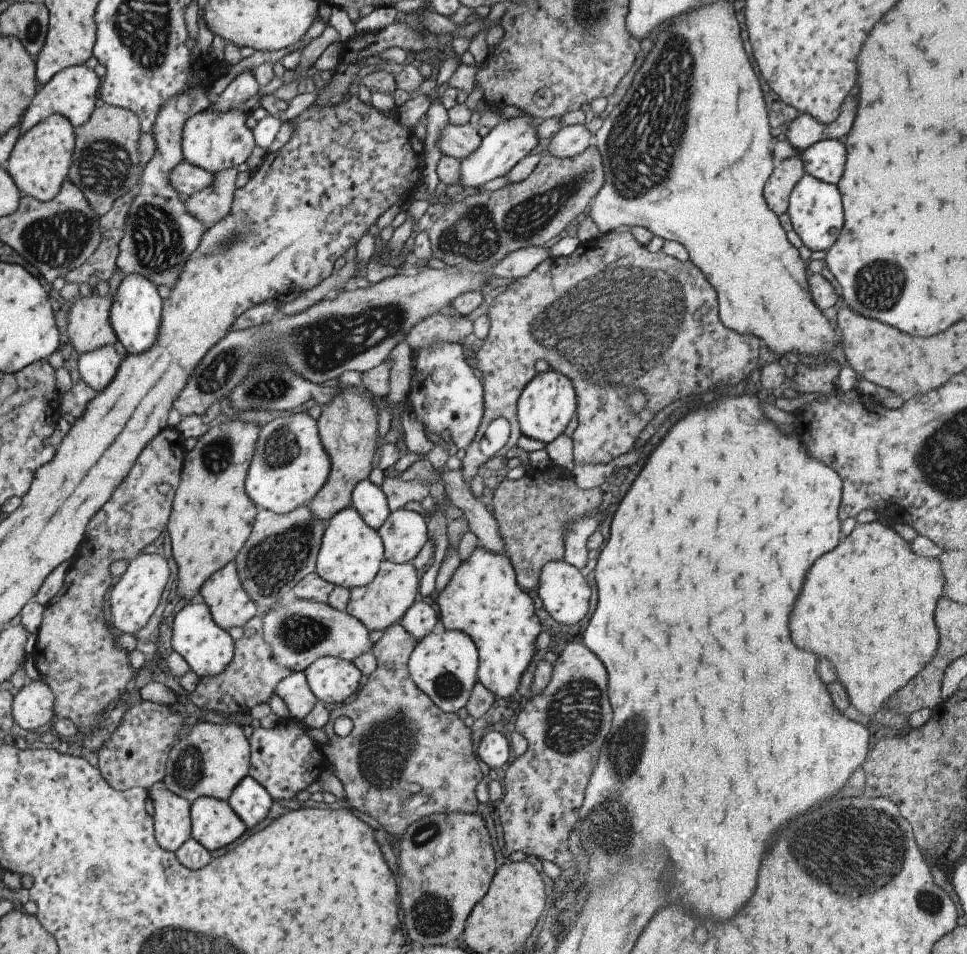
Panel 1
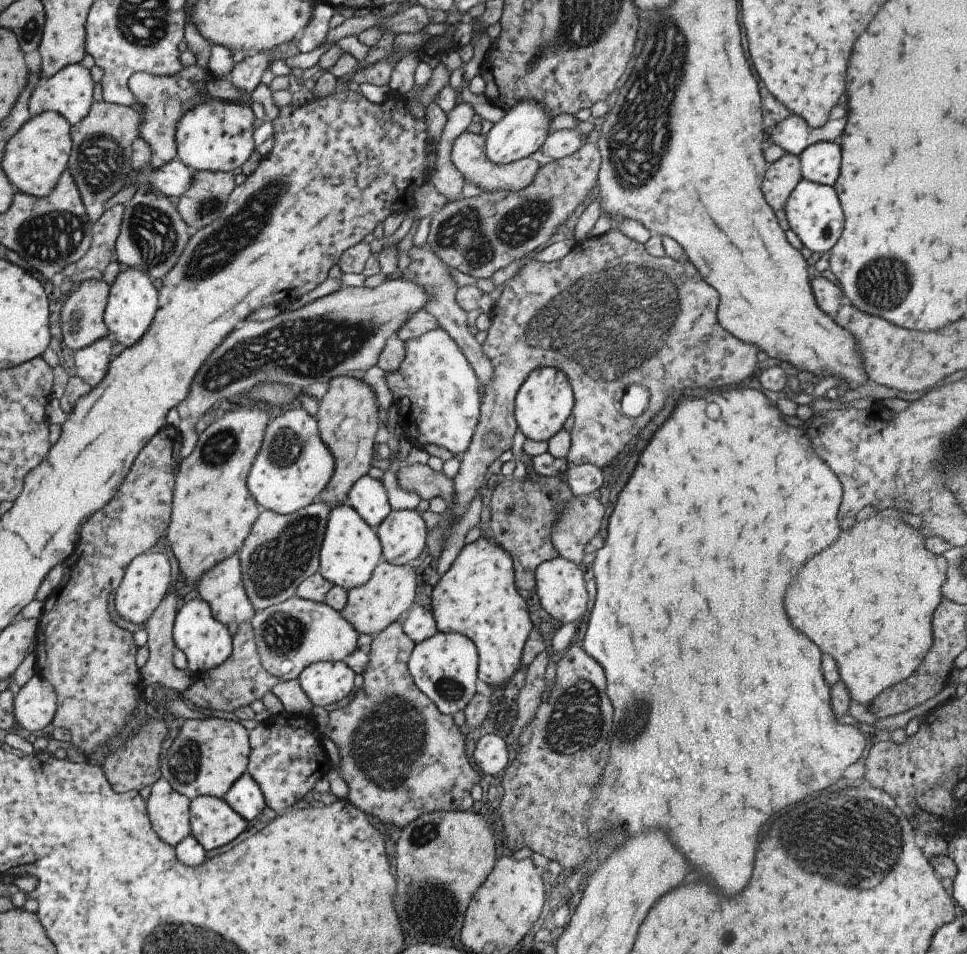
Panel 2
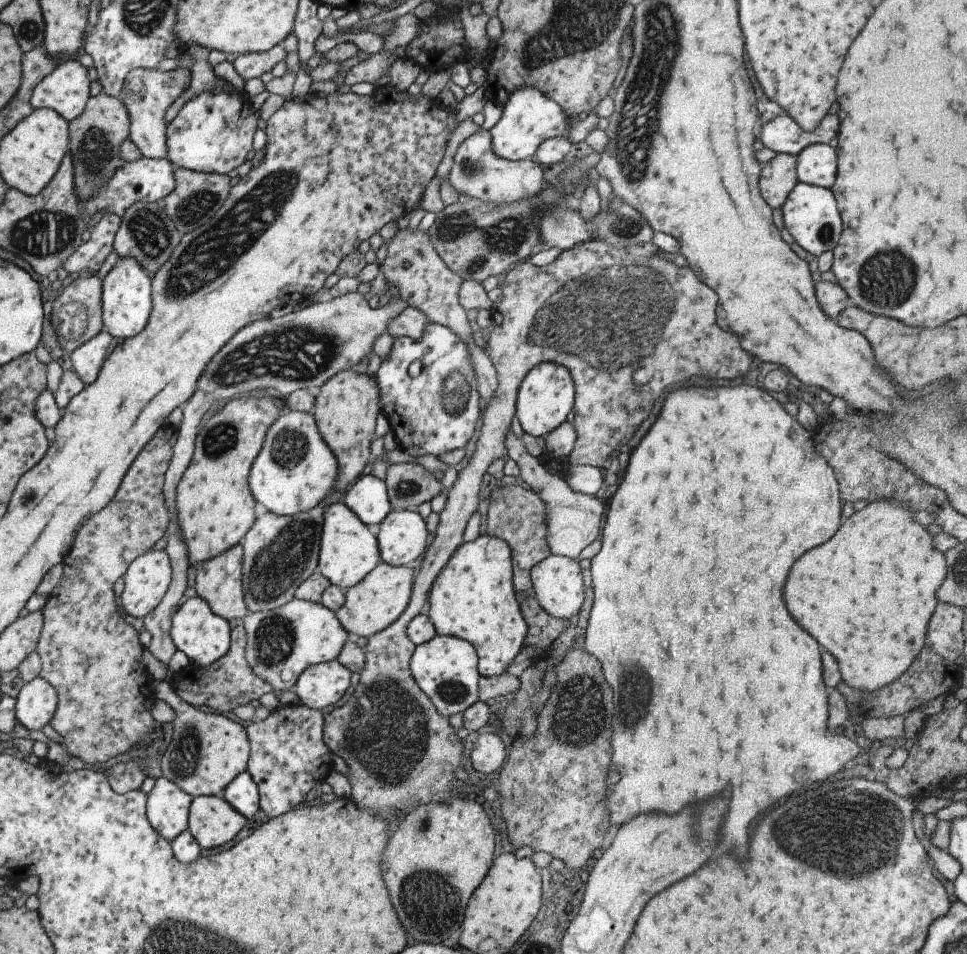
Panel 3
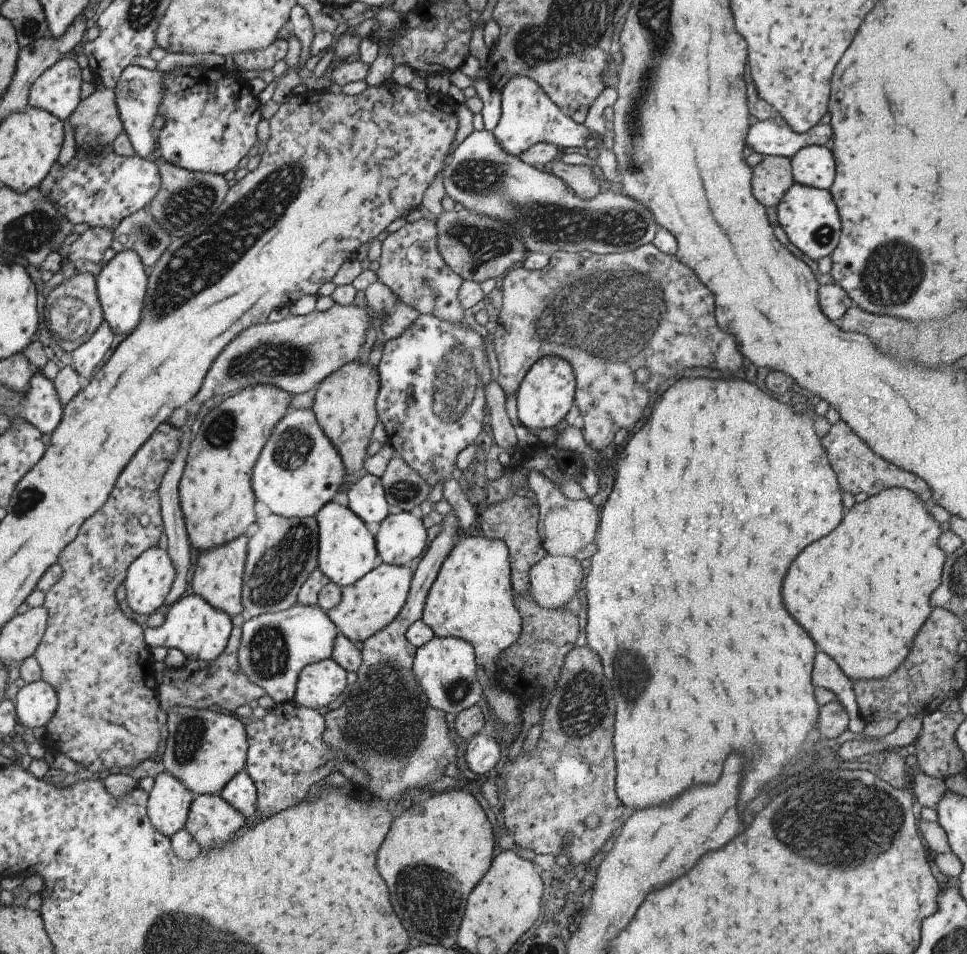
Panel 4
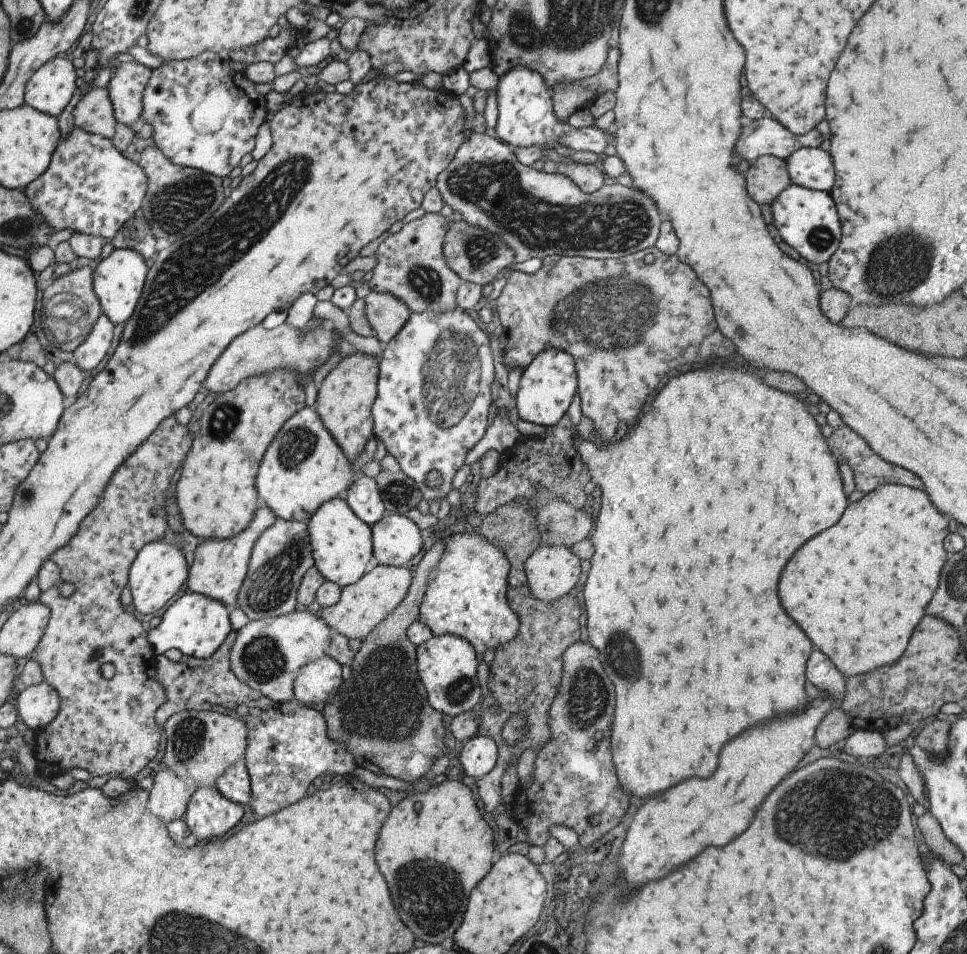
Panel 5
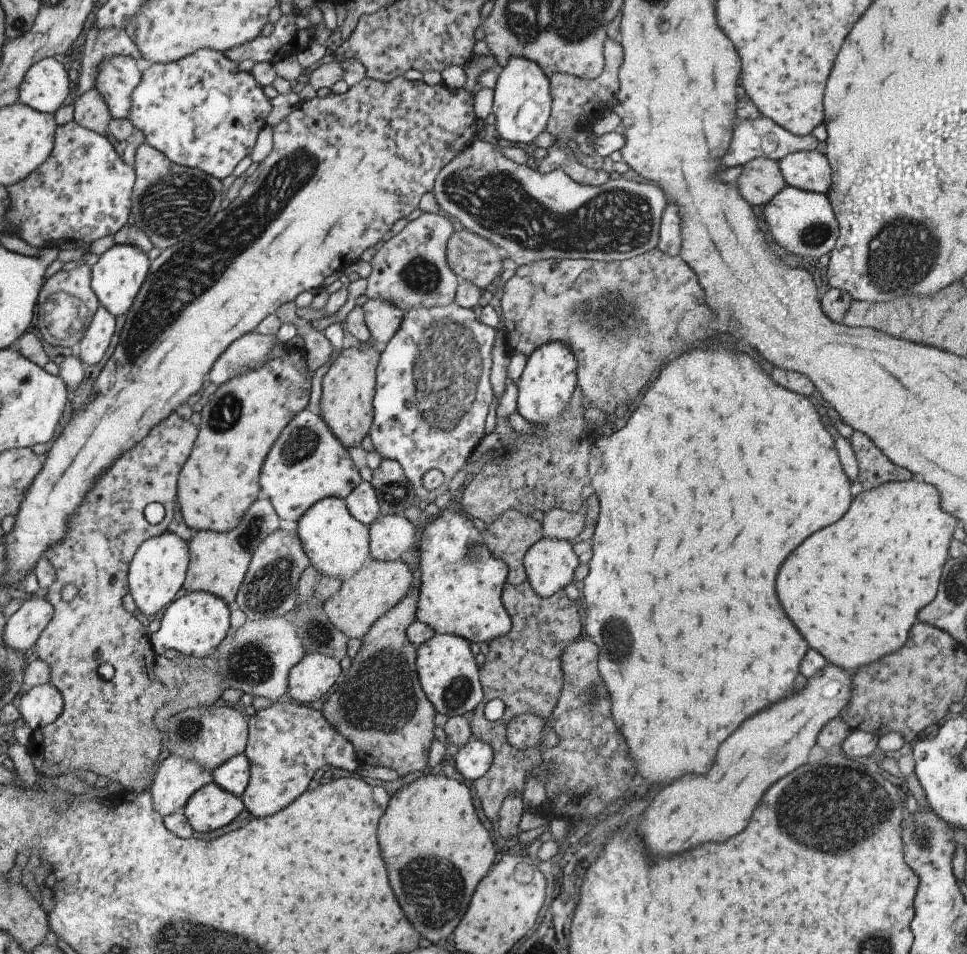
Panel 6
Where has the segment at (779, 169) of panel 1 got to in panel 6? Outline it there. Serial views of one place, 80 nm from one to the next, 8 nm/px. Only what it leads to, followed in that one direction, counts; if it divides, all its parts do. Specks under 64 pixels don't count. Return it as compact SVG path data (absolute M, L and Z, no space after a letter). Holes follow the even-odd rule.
M755 157L751 162L743 164L735 184L739 186L741 198L745 198L751 206L763 204L785 185L777 161L767 157Z

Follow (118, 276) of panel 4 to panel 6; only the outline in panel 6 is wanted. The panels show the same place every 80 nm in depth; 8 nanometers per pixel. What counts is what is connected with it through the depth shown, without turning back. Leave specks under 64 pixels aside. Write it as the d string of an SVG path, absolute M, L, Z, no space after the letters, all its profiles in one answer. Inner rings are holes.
M115 243L90 266L90 287L98 303L114 317L130 308L135 295L146 279L149 261L147 255L136 246Z

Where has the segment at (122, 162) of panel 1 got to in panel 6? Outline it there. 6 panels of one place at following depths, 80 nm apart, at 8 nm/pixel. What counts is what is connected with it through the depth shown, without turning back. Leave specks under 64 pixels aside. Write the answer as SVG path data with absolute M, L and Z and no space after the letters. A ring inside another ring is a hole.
M93 87L74 98L72 112L72 120L76 123L97 134L108 134L106 128L111 116L107 105Z

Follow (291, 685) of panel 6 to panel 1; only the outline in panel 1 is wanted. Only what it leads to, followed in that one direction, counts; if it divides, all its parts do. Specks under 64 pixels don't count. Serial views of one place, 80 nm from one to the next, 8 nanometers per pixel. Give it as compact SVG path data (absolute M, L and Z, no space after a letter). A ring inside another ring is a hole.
M337 657L315 659L302 670L307 686L316 700L339 705L357 691L360 672L351 661Z

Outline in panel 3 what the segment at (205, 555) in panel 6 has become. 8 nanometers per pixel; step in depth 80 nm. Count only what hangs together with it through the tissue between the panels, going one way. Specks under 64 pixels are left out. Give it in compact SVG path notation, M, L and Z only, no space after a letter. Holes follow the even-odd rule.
M241 542L234 544L231 548L224 550L221 554L215 555L200 562L195 572L195 594L202 598L211 609L213 614L221 616L227 622L229 620L241 620L249 612L244 603L244 594L241 582Z

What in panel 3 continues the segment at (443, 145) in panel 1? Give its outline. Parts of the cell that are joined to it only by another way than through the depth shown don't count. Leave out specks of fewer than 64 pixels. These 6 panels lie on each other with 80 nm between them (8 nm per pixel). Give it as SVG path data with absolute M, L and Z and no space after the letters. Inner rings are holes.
M479 128L456 148L446 178L455 192L482 202L484 206L487 203L501 206L534 199L546 190L549 182L543 177L546 170L531 159L510 161L501 158L493 152L490 142L490 132Z

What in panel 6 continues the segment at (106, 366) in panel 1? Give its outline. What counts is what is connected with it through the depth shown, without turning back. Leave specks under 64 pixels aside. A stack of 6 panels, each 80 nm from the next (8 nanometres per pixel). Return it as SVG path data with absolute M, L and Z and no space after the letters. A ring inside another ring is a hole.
M100 306L86 326L75 353L85 364L97 364L103 358L113 332L115 332L115 317Z

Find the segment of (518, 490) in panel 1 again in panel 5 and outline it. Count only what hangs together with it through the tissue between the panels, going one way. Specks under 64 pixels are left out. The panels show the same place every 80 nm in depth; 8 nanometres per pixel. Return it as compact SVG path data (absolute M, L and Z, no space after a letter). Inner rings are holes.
M509 504L499 507L492 515L482 518L480 534L487 539L487 542L498 546L508 560L509 572L505 581L509 587L527 585L524 573L525 559L541 544L539 533L536 530L535 516L535 509Z

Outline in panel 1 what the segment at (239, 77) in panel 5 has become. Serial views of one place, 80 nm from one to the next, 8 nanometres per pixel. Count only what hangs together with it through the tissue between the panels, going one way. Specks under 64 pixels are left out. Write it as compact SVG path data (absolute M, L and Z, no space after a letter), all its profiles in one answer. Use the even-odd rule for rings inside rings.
M240 108L226 111L205 109L191 115L184 122L180 142L183 160L197 168L206 170L208 173L230 169L245 162L254 146L252 130L245 126L247 115Z

